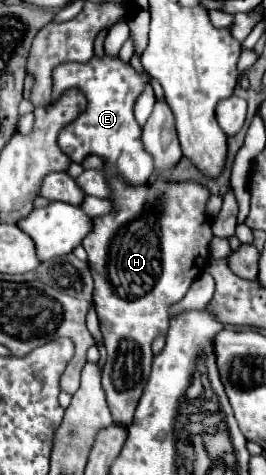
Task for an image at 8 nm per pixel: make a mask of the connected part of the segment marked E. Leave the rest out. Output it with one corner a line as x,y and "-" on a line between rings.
104,54
102,58
94,56
86,64
64,62
54,68
50,104
56,104
60,96
72,88
82,90
86,98
86,108
80,112
80,116
60,130
58,148
76,164
82,164
84,158
90,154
110,154
110,168
106,168
104,172
88,172
86,176
80,176
76,180
76,184
86,190
88,196
108,196
108,186
104,178
114,172
118,172
126,180
132,180
134,184
144,184
150,178
154,156
142,146
142,128
134,118
134,104
144,88
150,86
150,80
152,78
148,74
136,72
132,64
122,62
120,56
110,54

